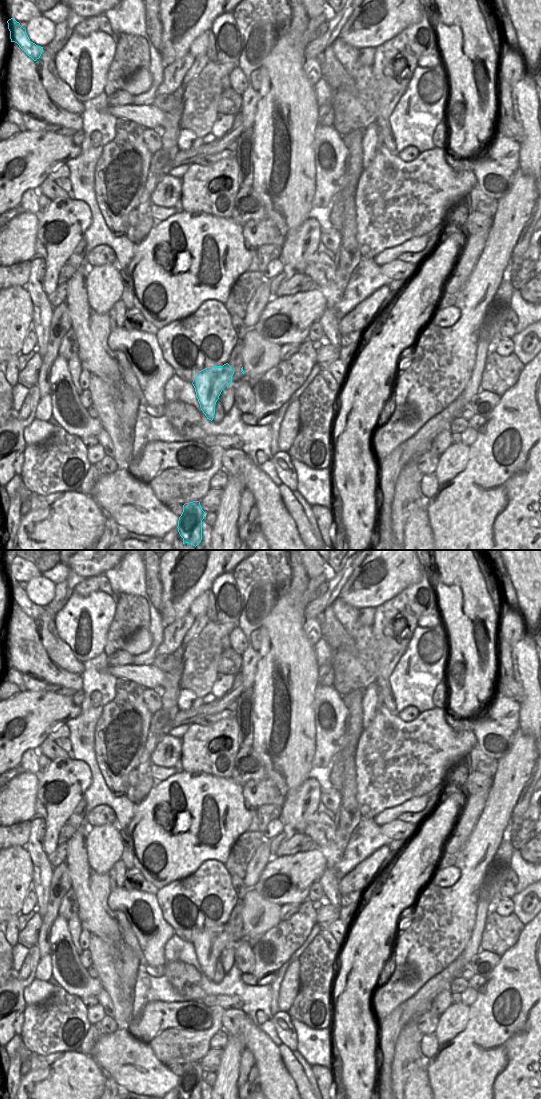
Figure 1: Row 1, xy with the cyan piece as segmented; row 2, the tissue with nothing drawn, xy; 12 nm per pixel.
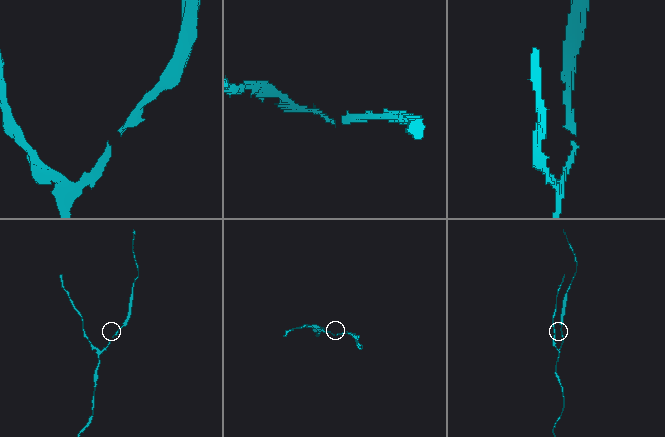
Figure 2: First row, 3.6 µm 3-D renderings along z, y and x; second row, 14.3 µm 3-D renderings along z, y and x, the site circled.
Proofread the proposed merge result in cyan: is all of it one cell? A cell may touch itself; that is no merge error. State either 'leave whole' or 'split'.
split

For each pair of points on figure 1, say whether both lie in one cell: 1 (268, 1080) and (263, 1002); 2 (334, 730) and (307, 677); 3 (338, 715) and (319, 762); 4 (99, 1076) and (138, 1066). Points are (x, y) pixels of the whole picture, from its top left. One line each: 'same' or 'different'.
1: different
2: different
3: same
4: different

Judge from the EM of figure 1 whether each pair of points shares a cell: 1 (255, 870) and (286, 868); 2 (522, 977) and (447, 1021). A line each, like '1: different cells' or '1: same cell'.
1: different cells
2: different cells

